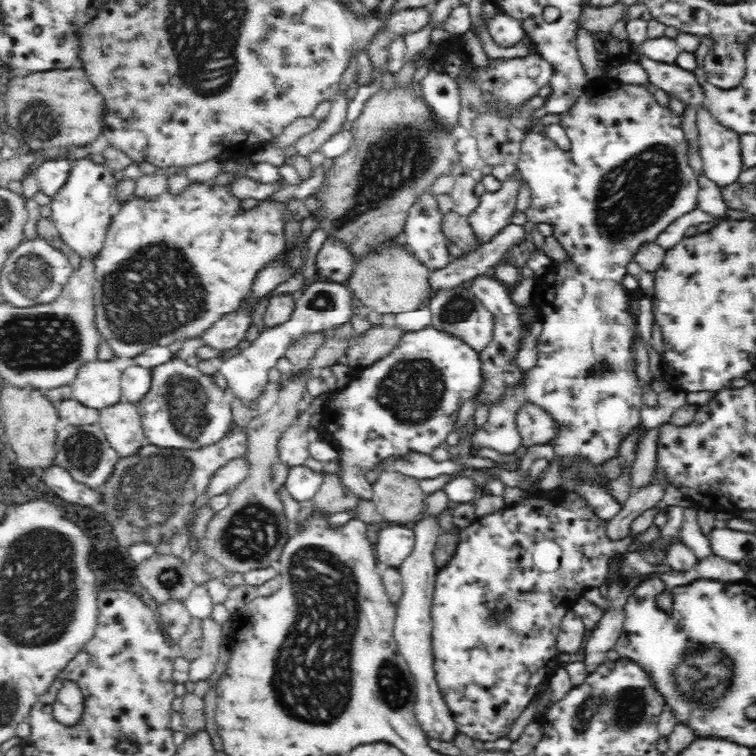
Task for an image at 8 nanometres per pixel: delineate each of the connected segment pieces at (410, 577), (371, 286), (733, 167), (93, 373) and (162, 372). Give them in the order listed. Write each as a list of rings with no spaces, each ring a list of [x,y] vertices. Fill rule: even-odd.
[[[423,514],[414,524],[415,545],[413,551],[398,566],[402,580],[402,594],[396,607],[396,618],[393,635],[398,650],[406,659],[411,675],[414,677],[415,700],[414,712],[422,730],[432,738],[444,742],[453,742],[459,730],[457,729],[453,714],[446,701],[442,698],[434,670],[434,655],[431,649],[431,602],[435,589],[435,579],[438,566],[436,566],[434,547],[436,540],[442,533],[437,517]]]
[[[400,245],[382,249],[373,253],[373,249],[362,257],[357,257],[354,272],[346,281],[346,286],[359,299],[362,305],[377,311],[380,315],[404,314],[414,310],[422,310],[432,298],[432,284],[429,281],[429,268],[424,266],[408,249]]]
[[[698,108],[699,155],[706,178],[720,188],[734,184],[744,170],[741,135],[722,126],[703,108]]]
[[[113,360],[83,363],[70,382],[72,397],[84,406],[99,409],[121,401],[121,372]]]
[[[172,358],[151,369],[150,390],[135,405],[148,442],[164,450],[171,447],[198,448],[219,442],[230,430],[232,395],[230,389],[220,388],[198,367]]]

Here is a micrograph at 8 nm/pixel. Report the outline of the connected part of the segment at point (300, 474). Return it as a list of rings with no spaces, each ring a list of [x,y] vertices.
[[[302,465],[289,468],[288,476],[283,486],[290,492],[290,496],[294,500],[298,500],[303,504],[316,494],[320,484],[322,484],[322,472],[312,471]]]

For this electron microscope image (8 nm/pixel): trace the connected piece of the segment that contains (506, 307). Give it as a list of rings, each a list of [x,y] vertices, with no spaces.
[[[491,275],[477,276],[471,280],[472,286],[470,291],[481,301],[481,304],[493,315],[494,329],[488,346],[482,350],[480,359],[482,360],[482,376],[483,381],[479,388],[480,402],[490,404],[489,407],[501,404],[504,401],[505,394],[510,389],[521,389],[522,385],[528,382],[529,372],[522,372],[516,366],[518,352],[522,349],[524,341],[530,332],[531,326],[525,322],[525,309],[518,308],[512,302],[512,294],[510,288],[504,283],[494,279]]]

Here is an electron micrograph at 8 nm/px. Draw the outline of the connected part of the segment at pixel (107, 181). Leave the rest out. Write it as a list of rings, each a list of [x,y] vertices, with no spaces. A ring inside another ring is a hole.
[[[88,157],[70,161],[70,172],[60,190],[52,196],[51,220],[54,222],[61,240],[81,258],[92,254],[94,258],[102,250],[107,230],[114,216],[120,210],[120,202],[115,195],[116,180],[106,163],[96,164]]]

